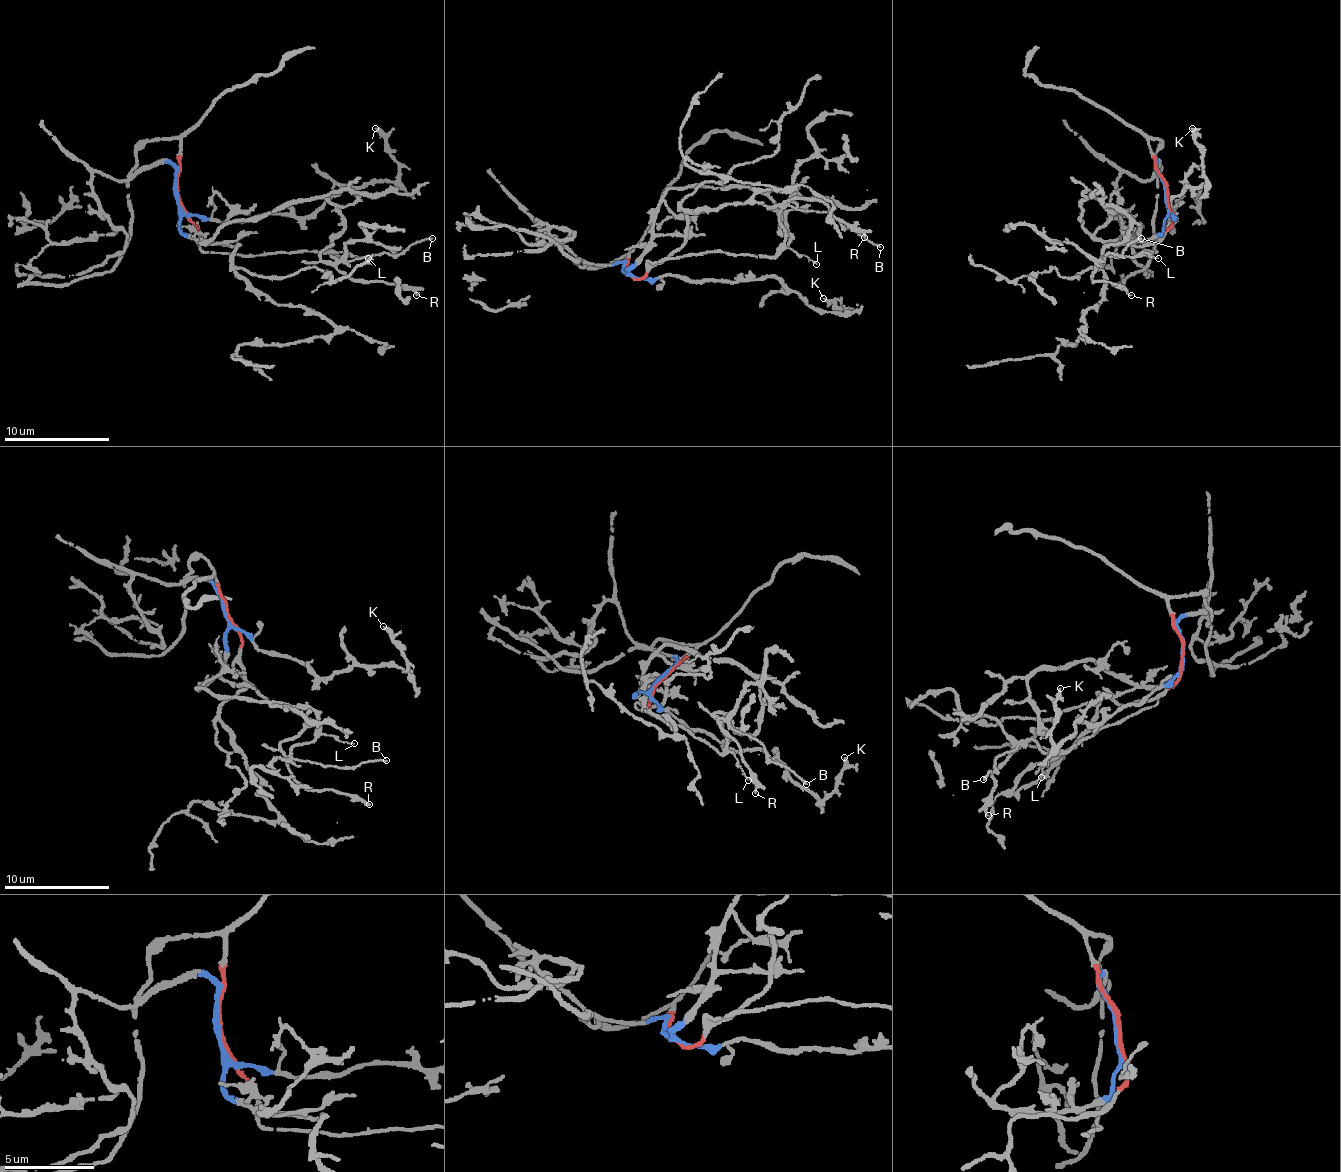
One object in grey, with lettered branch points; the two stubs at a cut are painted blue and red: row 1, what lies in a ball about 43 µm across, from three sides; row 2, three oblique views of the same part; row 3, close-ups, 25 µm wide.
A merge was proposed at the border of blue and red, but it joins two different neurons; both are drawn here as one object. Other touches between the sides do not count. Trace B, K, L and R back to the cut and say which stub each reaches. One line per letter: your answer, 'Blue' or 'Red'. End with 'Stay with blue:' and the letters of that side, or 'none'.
B: Red
K: Blue
L: Red
R: Red
Stay with blue: K

